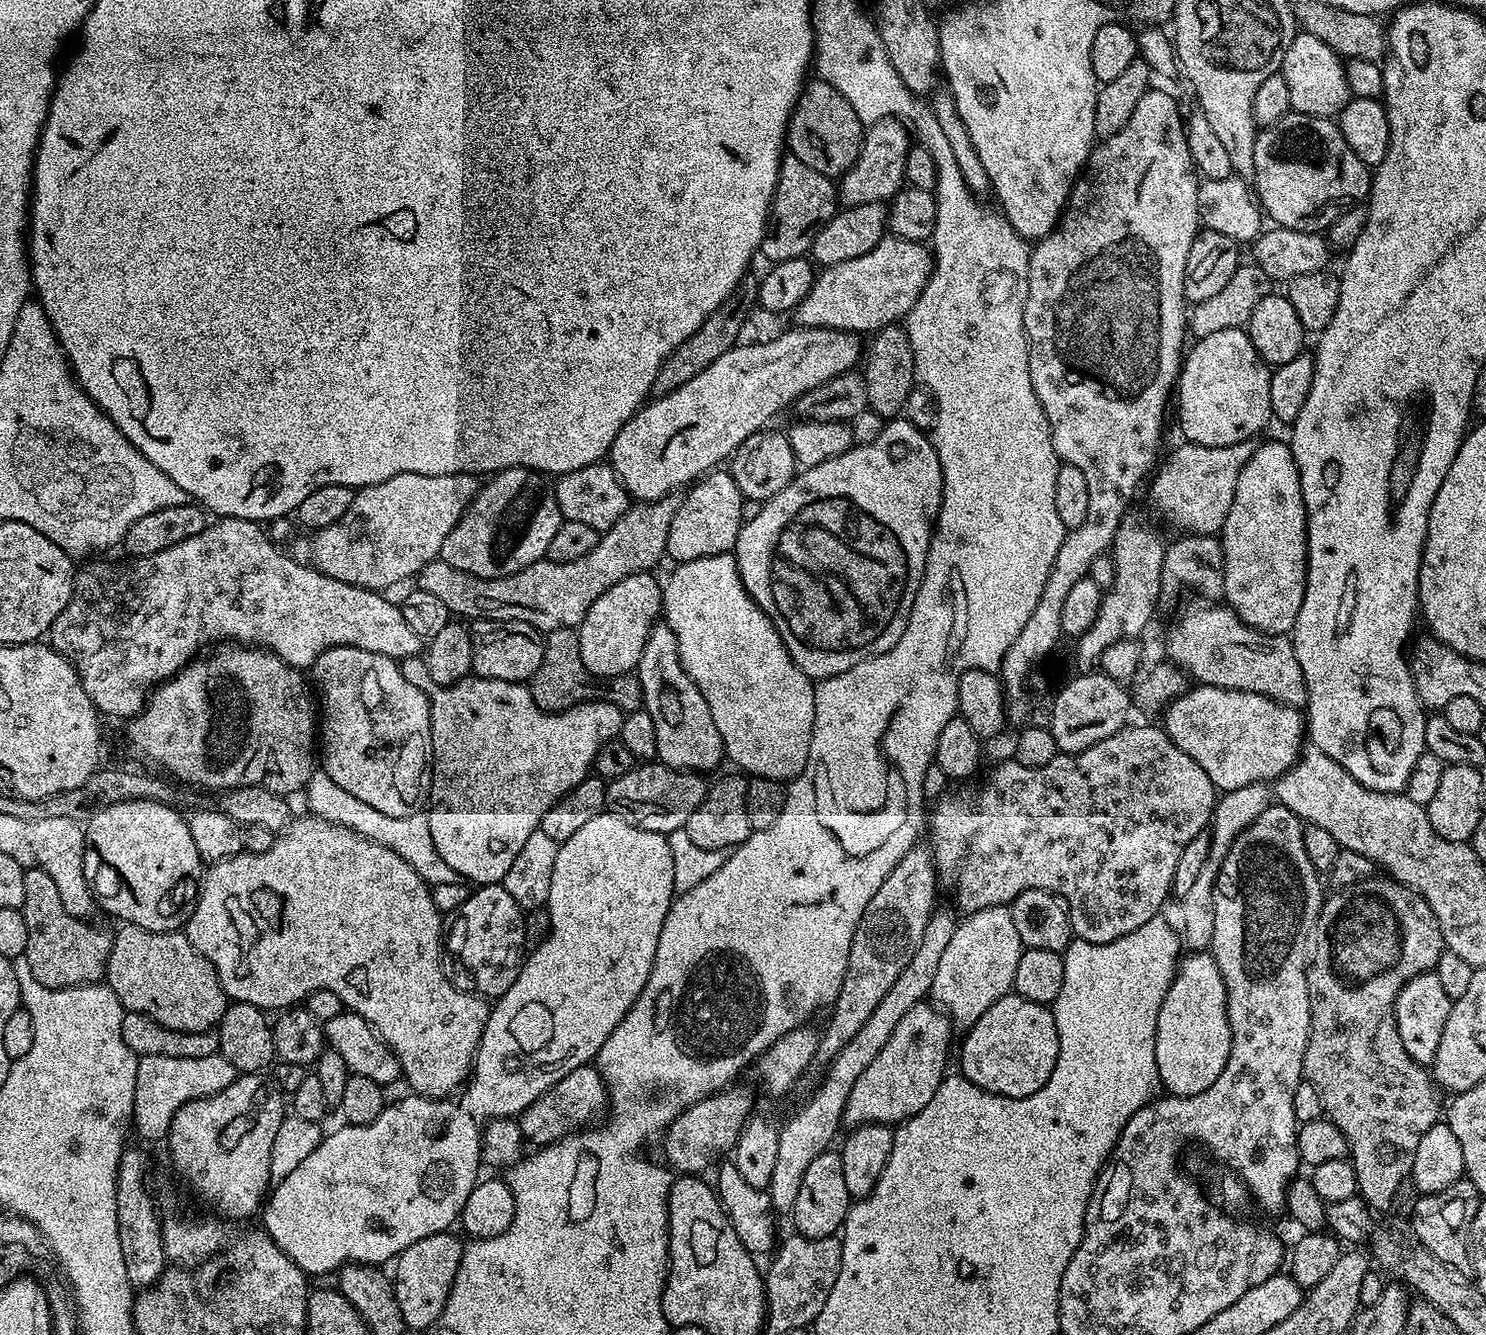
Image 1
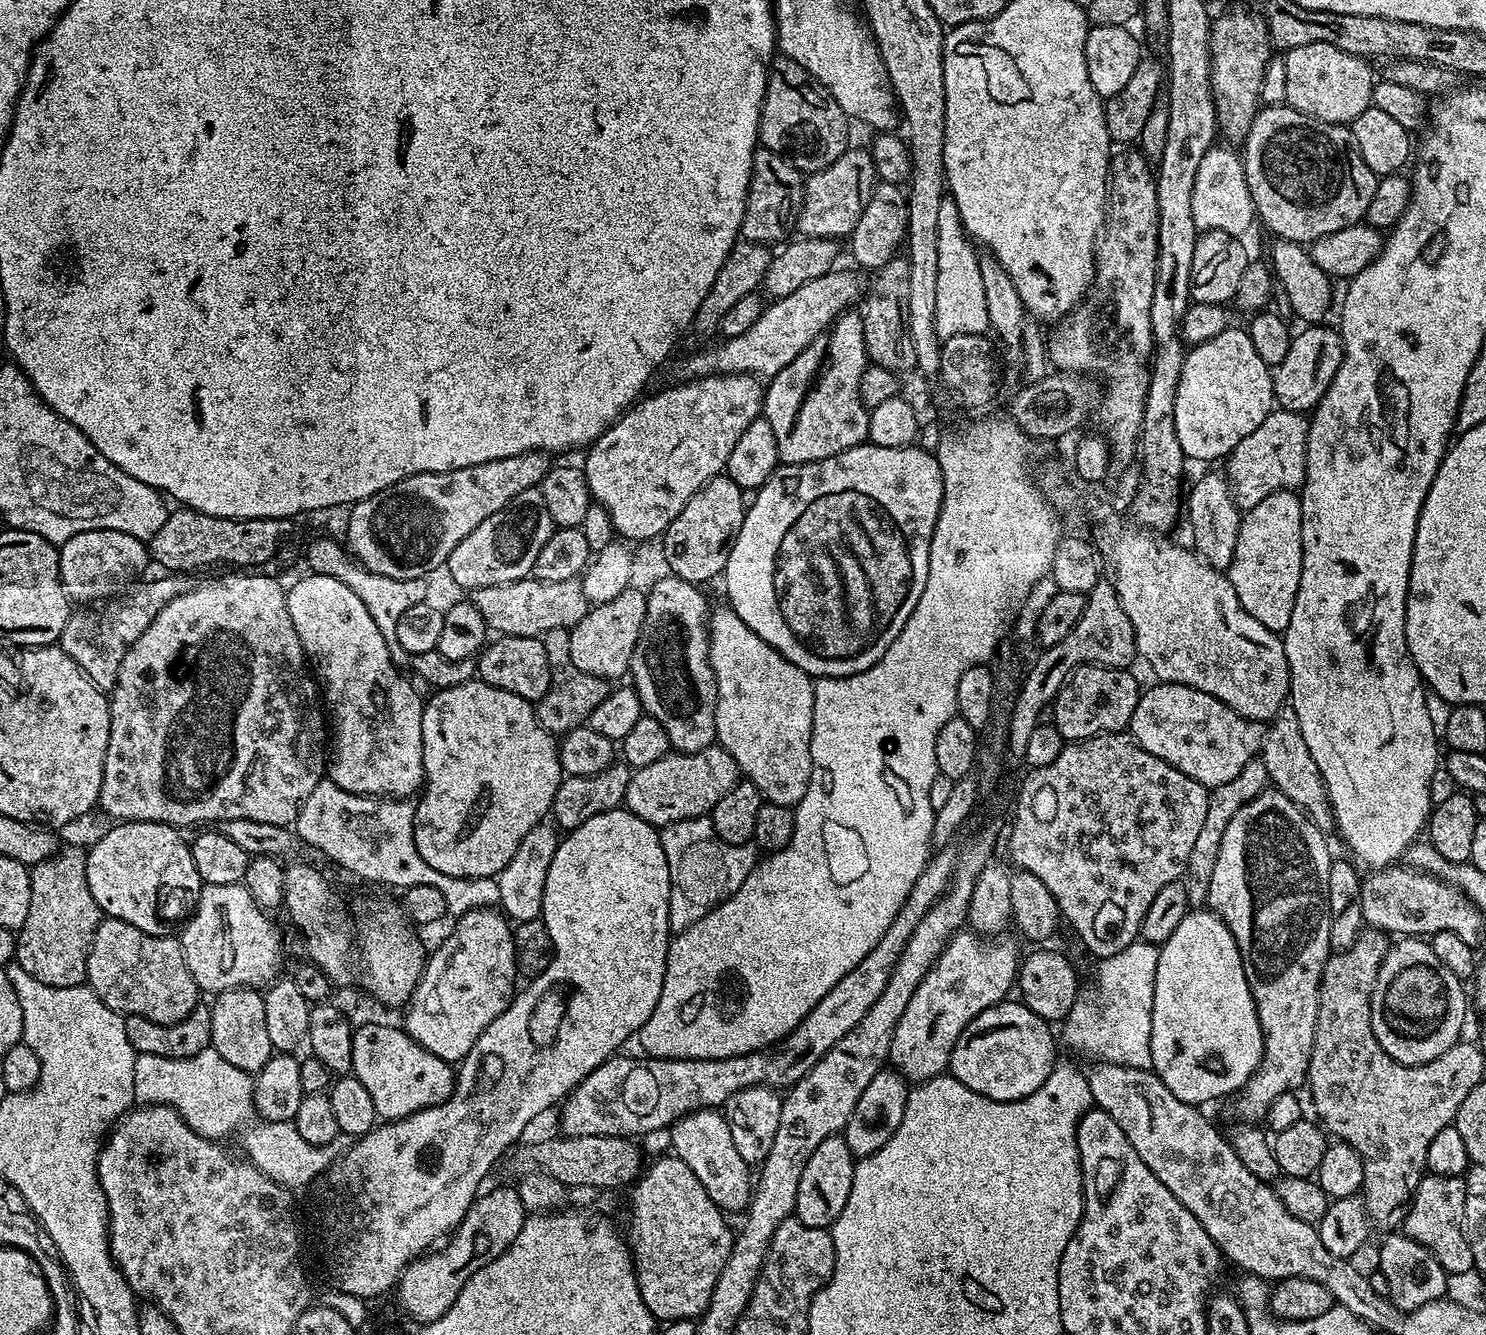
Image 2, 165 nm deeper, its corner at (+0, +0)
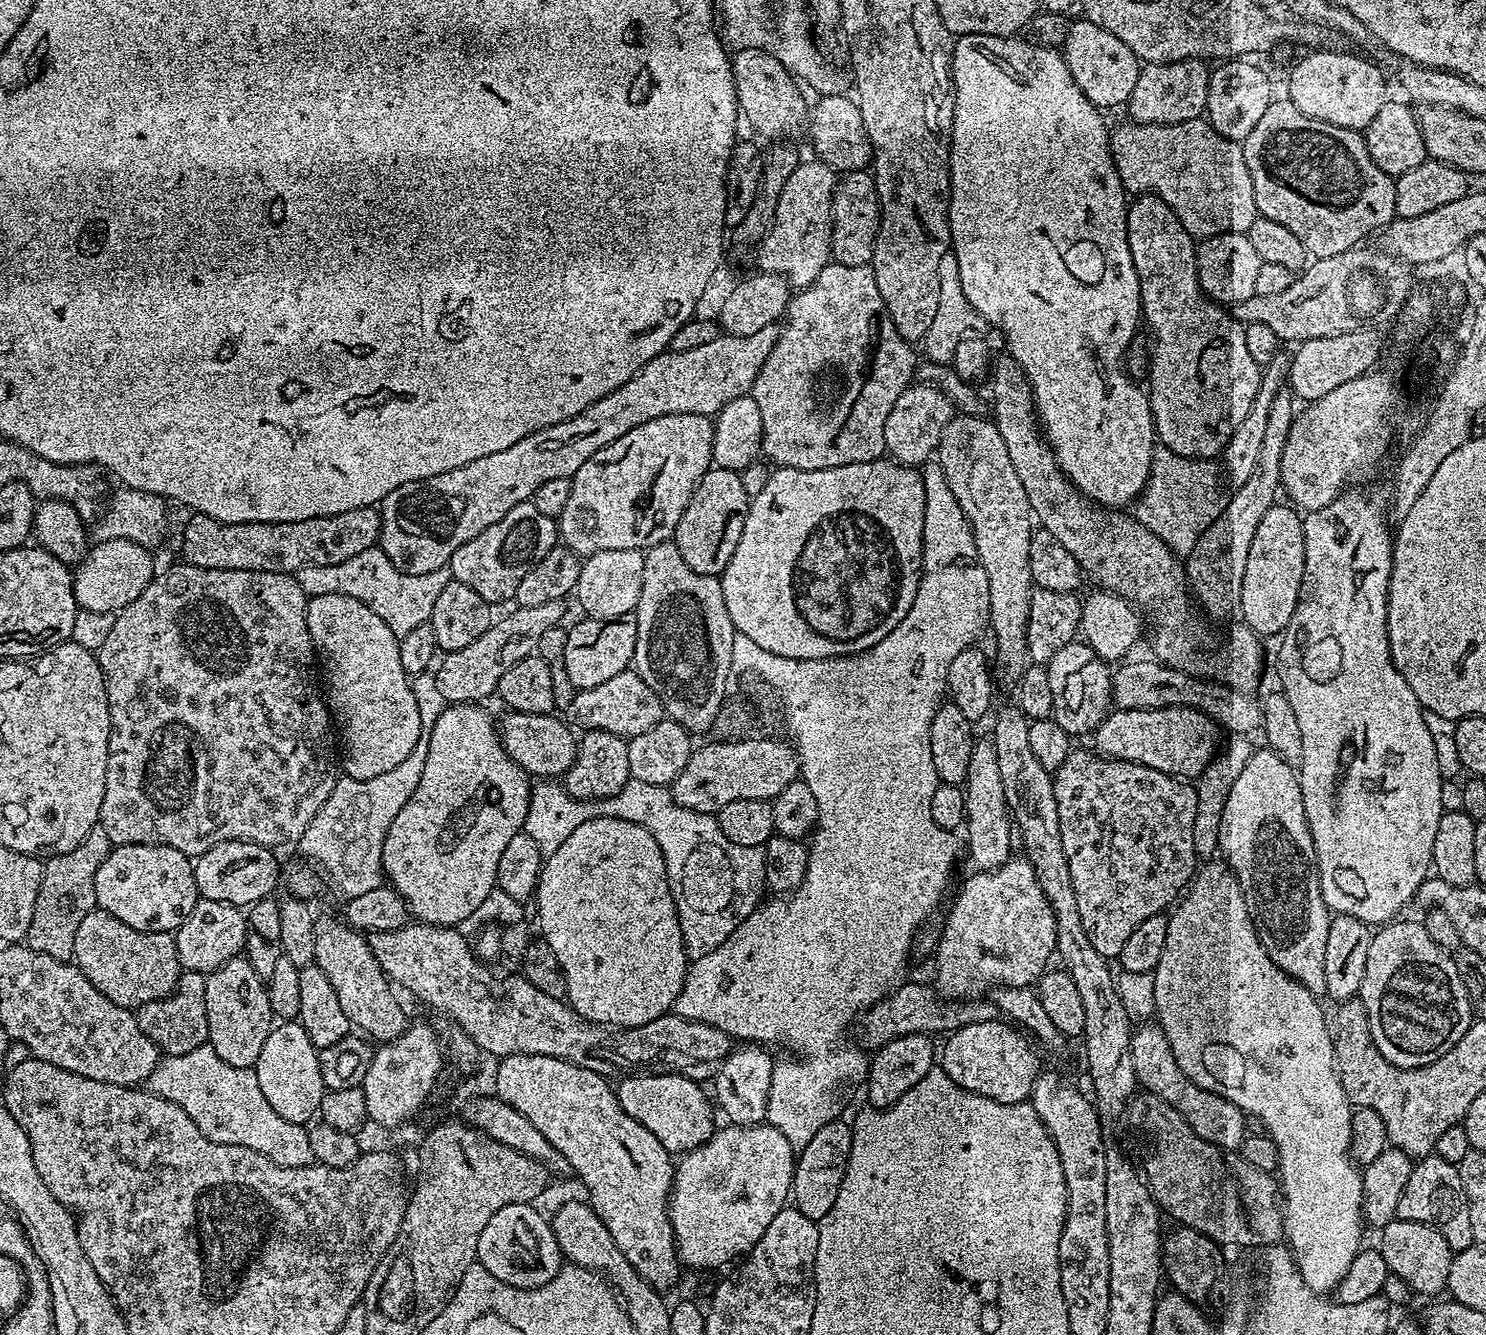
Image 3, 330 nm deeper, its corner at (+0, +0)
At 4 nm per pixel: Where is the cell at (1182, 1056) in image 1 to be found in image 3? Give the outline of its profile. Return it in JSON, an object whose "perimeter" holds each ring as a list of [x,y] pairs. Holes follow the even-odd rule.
{"perimeter":[[[1216,862],[1205,863],[1208,864],[1205,868],[1203,865],[1202,871],[1189,883],[1182,899],[1168,916],[1166,950],[1162,950],[1162,958],[1154,973],[1154,1002],[1156,1003],[1154,1016],[1170,1042],[1170,1050],[1174,1050],[1174,1058],[1178,1062],[1178,1066],[1198,1087],[1210,1090],[1214,1094],[1234,1102],[1234,1106],[1238,1106],[1249,1116],[1262,1118],[1265,1133],[1272,1139],[1274,1146],[1278,1146],[1278,1158],[1280,1159],[1278,1183],[1282,1193],[1284,1210],[1284,1240],[1292,1251],[1293,1262],[1301,1272],[1306,1286],[1319,1294],[1332,1294],[1342,1282],[1342,1278],[1346,1278],[1354,1258],[1361,1252],[1360,1239],[1363,1238],[1364,1231],[1366,1231],[1364,1191],[1362,1190],[1364,1177],[1361,1169],[1354,1163],[1350,1150],[1350,1122],[1354,1105],[1348,1099],[1336,1069],[1336,1048],[1332,1044],[1330,1020],[1327,1015],[1324,1017],[1324,1008],[1320,1005],[1321,1001],[1313,992],[1306,990],[1304,986],[1290,978],[1282,970],[1278,970],[1278,966],[1274,966],[1274,962],[1270,962],[1270,956],[1266,954],[1266,950],[1254,930],[1254,922],[1246,910],[1246,902],[1242,898],[1239,882],[1228,871],[1227,863],[1212,863]]]}

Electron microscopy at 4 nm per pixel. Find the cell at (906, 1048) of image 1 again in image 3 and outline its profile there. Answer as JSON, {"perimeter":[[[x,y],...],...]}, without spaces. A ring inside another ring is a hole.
{"perimeter":[[[1010,858],[993,872],[976,870],[971,874],[973,876],[961,886],[948,912],[948,921],[940,928],[940,941],[934,953],[935,987],[941,997],[952,1002],[983,997],[999,985],[1035,985],[1049,967],[1048,959],[1051,956],[1053,959],[1056,952],[1054,910],[1050,910],[1050,902],[1046,902],[1046,894],[1042,894],[1042,886],[1038,886],[1038,878],[1034,878],[1034,870],[1027,858]]]}

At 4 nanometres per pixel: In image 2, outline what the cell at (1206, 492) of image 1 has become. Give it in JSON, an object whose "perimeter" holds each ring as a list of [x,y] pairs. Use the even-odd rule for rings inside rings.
{"perimeter":[[[1273,410],[1266,418],[1266,422],[1262,422],[1262,426],[1258,426],[1258,430],[1254,430],[1254,434],[1242,438],[1242,442],[1238,442],[1238,446],[1226,457],[1226,465],[1228,464],[1226,475],[1228,483],[1232,486],[1232,496],[1236,500],[1237,508],[1247,510],[1258,506],[1258,502],[1262,502],[1262,498],[1270,498],[1270,494],[1299,489],[1306,474],[1307,449],[1308,420],[1298,412]]]}

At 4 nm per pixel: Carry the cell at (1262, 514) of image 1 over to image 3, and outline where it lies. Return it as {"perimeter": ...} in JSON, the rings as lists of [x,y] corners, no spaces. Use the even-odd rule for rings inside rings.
{"perimeter":[[[1277,502],[1266,510],[1262,522],[1258,523],[1258,530],[1254,533],[1254,540],[1247,555],[1246,572],[1242,579],[1239,615],[1243,623],[1247,624],[1251,632],[1261,638],[1267,636],[1279,637],[1286,630],[1290,618],[1294,618],[1294,606],[1298,606],[1302,574],[1306,566],[1306,546],[1304,545],[1304,521],[1301,513],[1287,503]]]}

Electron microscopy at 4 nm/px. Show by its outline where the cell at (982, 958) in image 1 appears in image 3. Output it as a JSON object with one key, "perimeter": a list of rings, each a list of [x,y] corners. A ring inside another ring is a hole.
{"perimeter":[[[977,739],[970,754],[970,770],[968,779],[962,785],[966,802],[966,829],[968,828],[968,844],[966,840],[966,856],[972,859],[972,868],[982,872],[993,872],[1002,866],[1013,852],[1010,848],[1010,817],[1006,798],[1002,790],[1002,778],[998,774],[998,754],[994,754],[991,739]]]}

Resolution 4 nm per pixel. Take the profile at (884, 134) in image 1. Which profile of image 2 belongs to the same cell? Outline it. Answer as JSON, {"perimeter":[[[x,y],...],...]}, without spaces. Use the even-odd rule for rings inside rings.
{"perimeter":[[[849,147],[848,151],[842,154],[842,158],[838,158],[838,162],[811,173],[805,179],[799,235],[830,238],[835,241],[839,241],[840,236],[851,237],[854,226],[858,226],[858,218],[862,218],[862,210],[866,210],[866,202],[870,202],[870,194],[875,190],[877,183],[878,177],[871,151],[867,147]]]}

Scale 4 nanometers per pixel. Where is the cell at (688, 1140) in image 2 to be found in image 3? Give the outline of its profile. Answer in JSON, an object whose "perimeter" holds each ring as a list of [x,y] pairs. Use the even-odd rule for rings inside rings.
{"perimeter":[[[678,1074],[626,1076],[615,1085],[622,1110],[626,1110],[634,1122],[642,1122],[642,1126],[646,1126],[646,1130],[650,1130],[654,1138],[662,1142],[666,1151],[673,1154],[694,1150],[712,1136],[714,1104],[709,1093],[707,1096],[700,1088],[703,1087],[697,1081]]]}

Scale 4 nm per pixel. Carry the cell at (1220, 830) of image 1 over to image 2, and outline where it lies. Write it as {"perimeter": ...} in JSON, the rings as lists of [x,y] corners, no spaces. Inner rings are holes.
{"perimeter":[[[1254,759],[1242,766],[1242,771],[1230,782],[1222,782],[1222,786],[1211,789],[1208,794],[1206,806],[1206,819],[1202,822],[1202,830],[1194,841],[1194,847],[1190,849],[1188,859],[1188,871],[1186,883],[1188,885],[1188,902],[1193,909],[1200,910],[1205,907],[1208,891],[1210,890],[1210,878],[1214,878],[1214,866],[1218,863],[1218,850],[1222,850],[1222,834],[1226,834],[1226,826],[1230,826],[1230,818],[1242,810],[1258,794],[1262,794],[1269,787],[1270,781],[1266,774],[1266,762],[1262,759]]]}

